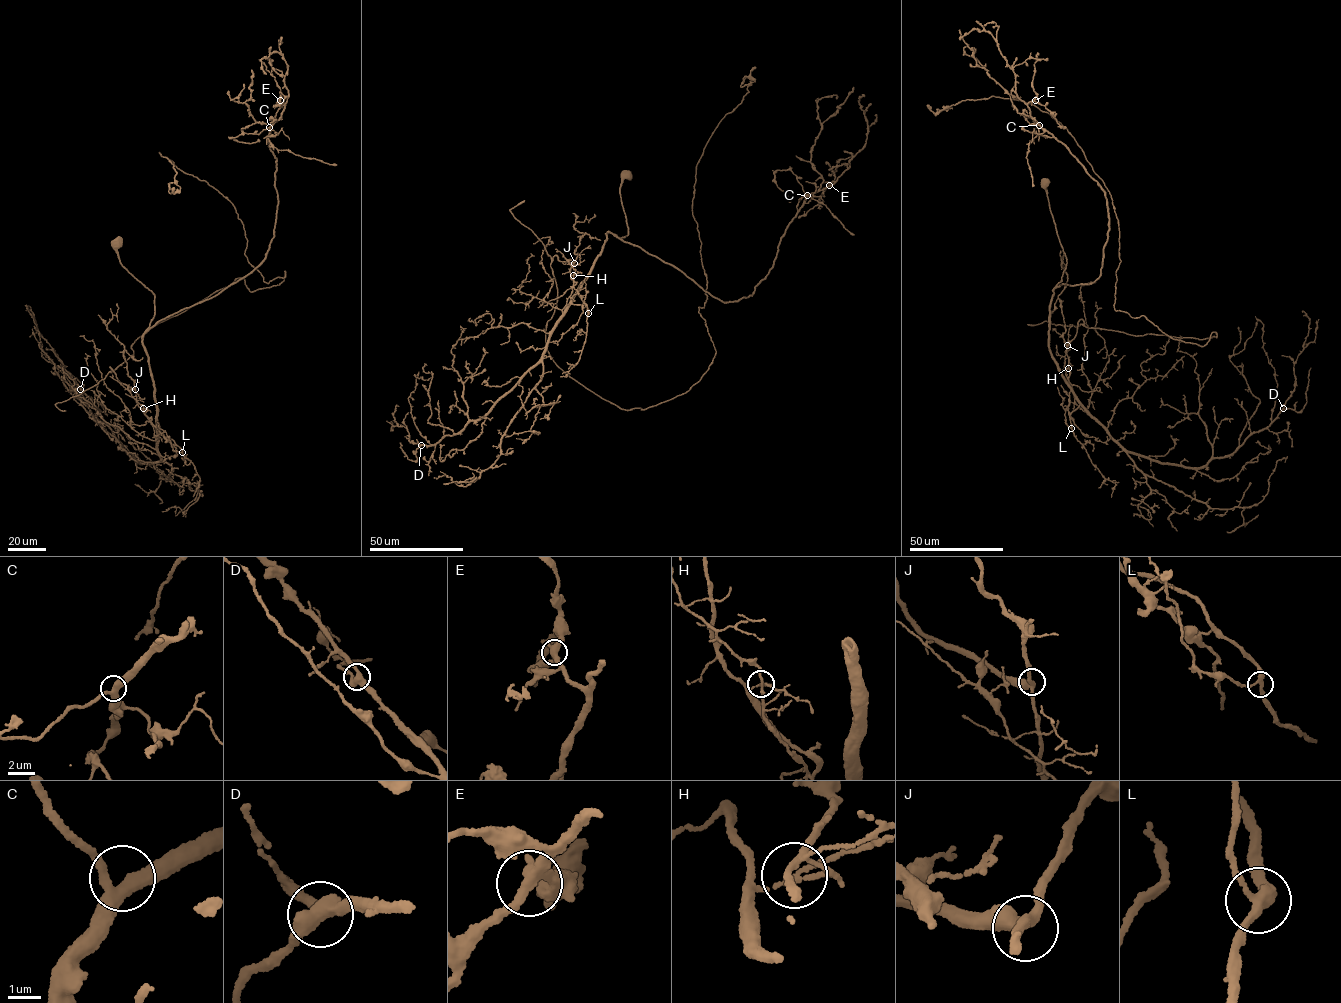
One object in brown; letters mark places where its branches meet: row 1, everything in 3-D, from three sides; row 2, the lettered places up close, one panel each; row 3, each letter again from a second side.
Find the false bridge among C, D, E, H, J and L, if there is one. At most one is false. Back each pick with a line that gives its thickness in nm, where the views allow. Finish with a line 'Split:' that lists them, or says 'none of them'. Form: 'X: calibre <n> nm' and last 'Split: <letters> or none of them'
H: calibre 110 nm
Split: H

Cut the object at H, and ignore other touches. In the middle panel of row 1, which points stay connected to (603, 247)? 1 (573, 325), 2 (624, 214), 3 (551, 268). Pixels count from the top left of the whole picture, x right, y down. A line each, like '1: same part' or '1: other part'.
1: other part
2: same part
3: other part

